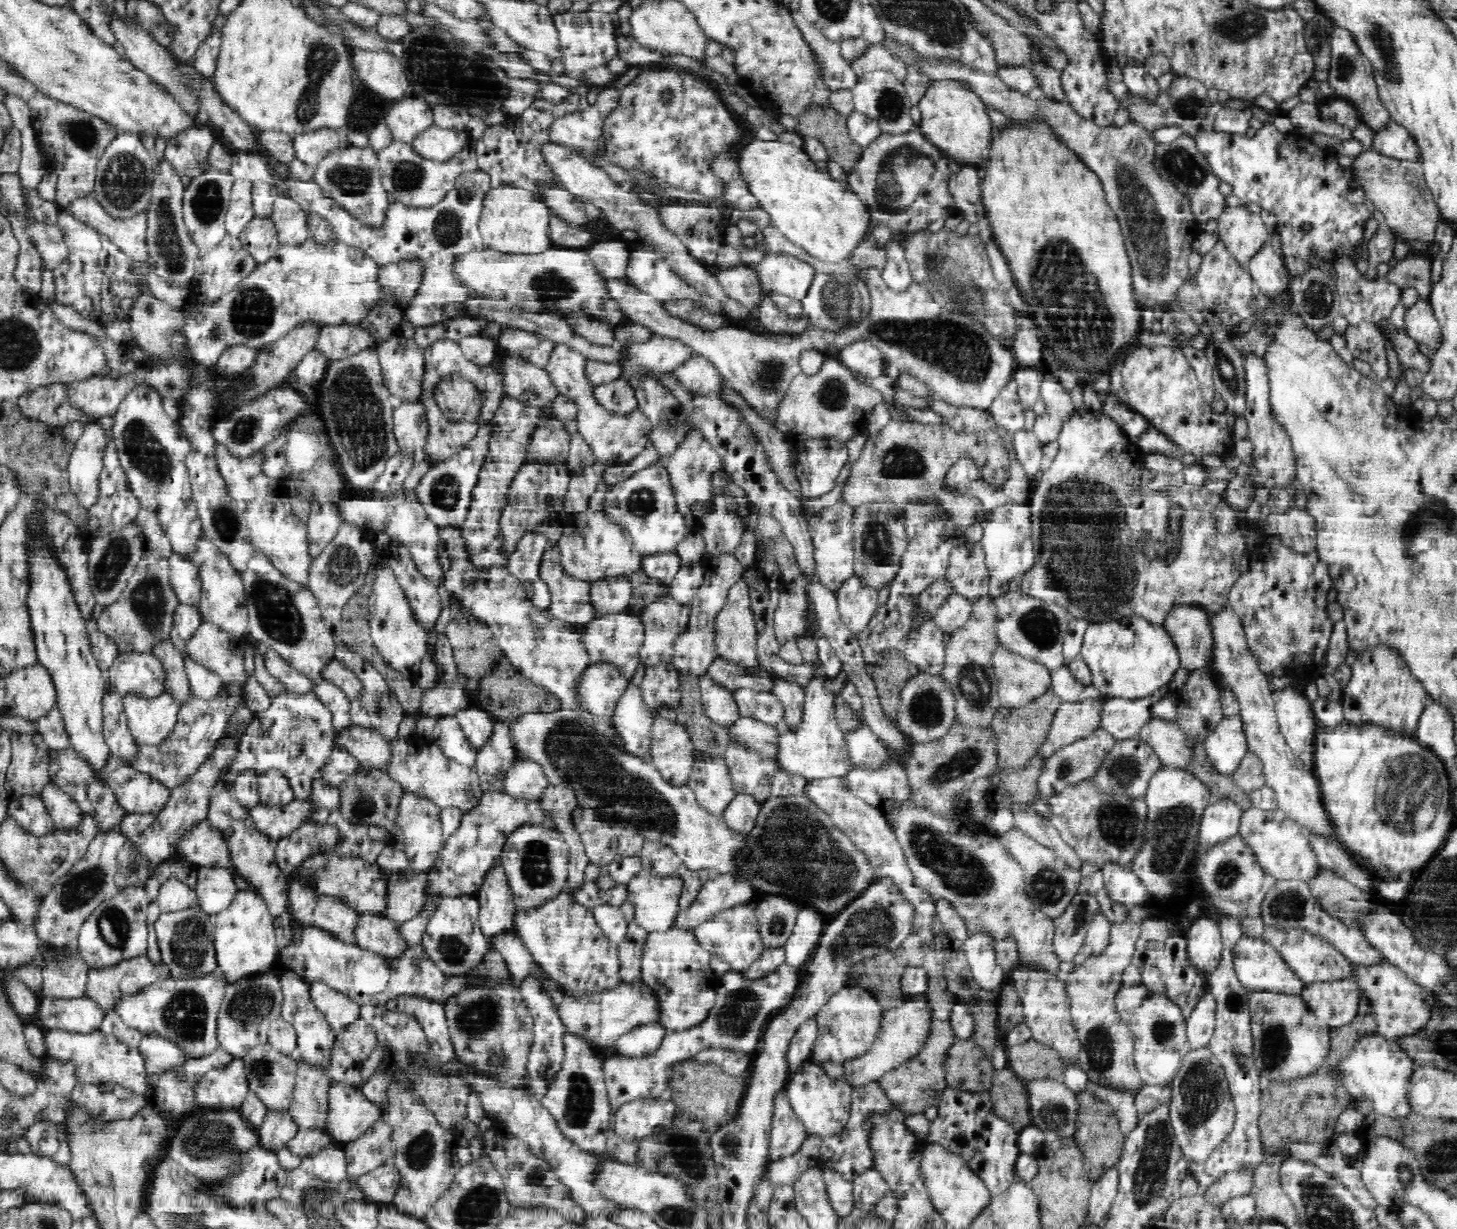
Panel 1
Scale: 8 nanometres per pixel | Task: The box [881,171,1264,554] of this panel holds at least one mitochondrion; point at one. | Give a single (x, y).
(1073, 285)

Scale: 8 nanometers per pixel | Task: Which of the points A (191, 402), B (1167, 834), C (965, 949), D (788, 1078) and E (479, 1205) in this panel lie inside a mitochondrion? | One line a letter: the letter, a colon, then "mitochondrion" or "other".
A: other
B: mitochondrion
C: other
D: other
E: mitochondrion

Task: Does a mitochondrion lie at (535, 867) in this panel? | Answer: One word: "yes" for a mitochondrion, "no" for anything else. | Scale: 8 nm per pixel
yes

